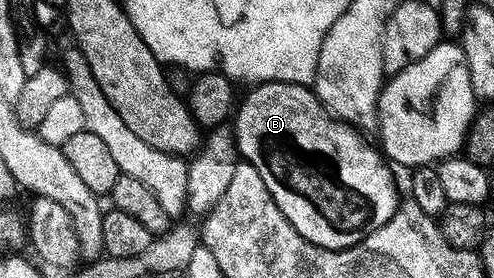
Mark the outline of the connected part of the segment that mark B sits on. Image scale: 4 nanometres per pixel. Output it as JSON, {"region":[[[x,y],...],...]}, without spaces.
{"region":[[[269,82],[256,84],[247,97],[240,99],[233,116],[233,131],[240,157],[261,174],[273,202],[285,218],[309,242],[329,250],[341,250],[361,242],[373,230],[385,226],[401,207],[395,176],[388,157],[366,140],[360,129],[336,120],[306,84]]]}

